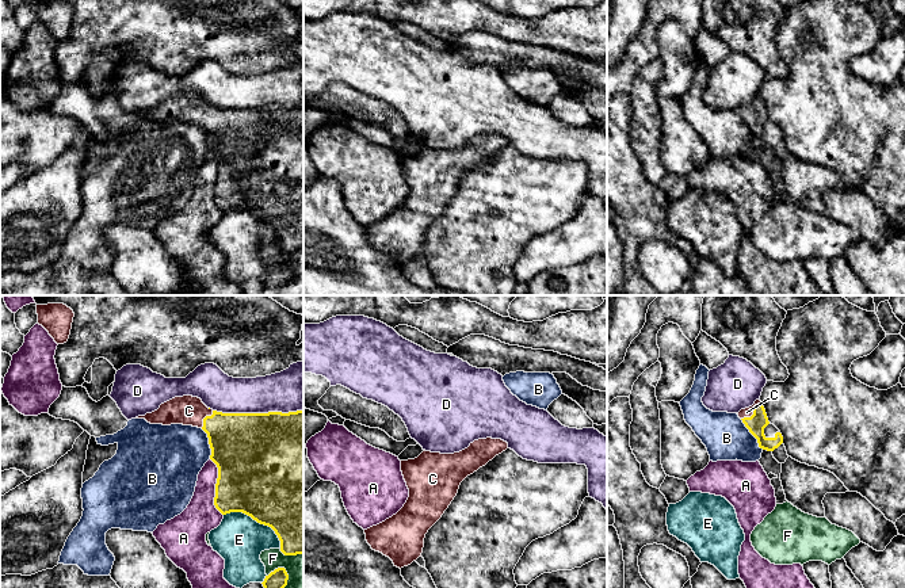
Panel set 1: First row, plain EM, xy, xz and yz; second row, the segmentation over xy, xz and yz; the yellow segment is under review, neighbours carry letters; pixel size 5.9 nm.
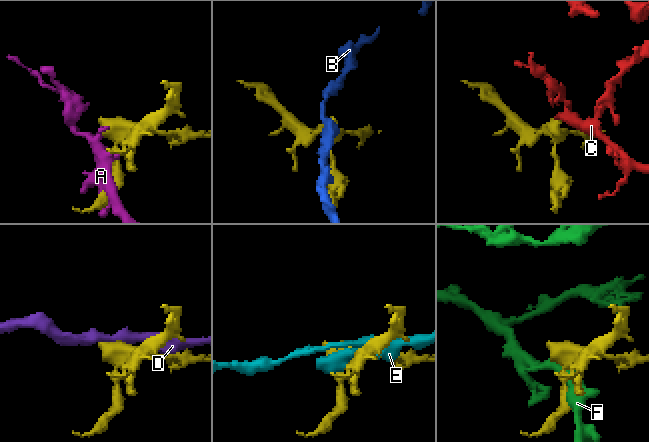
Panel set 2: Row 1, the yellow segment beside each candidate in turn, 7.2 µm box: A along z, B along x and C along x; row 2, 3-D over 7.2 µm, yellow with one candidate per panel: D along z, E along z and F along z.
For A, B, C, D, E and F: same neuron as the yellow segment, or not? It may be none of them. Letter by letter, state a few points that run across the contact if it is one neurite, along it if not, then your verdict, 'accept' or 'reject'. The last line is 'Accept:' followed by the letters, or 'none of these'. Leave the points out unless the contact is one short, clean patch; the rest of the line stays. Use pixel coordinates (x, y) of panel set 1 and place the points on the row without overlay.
A: reject
B: line yz (740, 115), (763, 145); reject
C: line yz (758, 118), (753, 109), (747, 109); accept
D: reject
E: reject
F: reject
Accept: C

